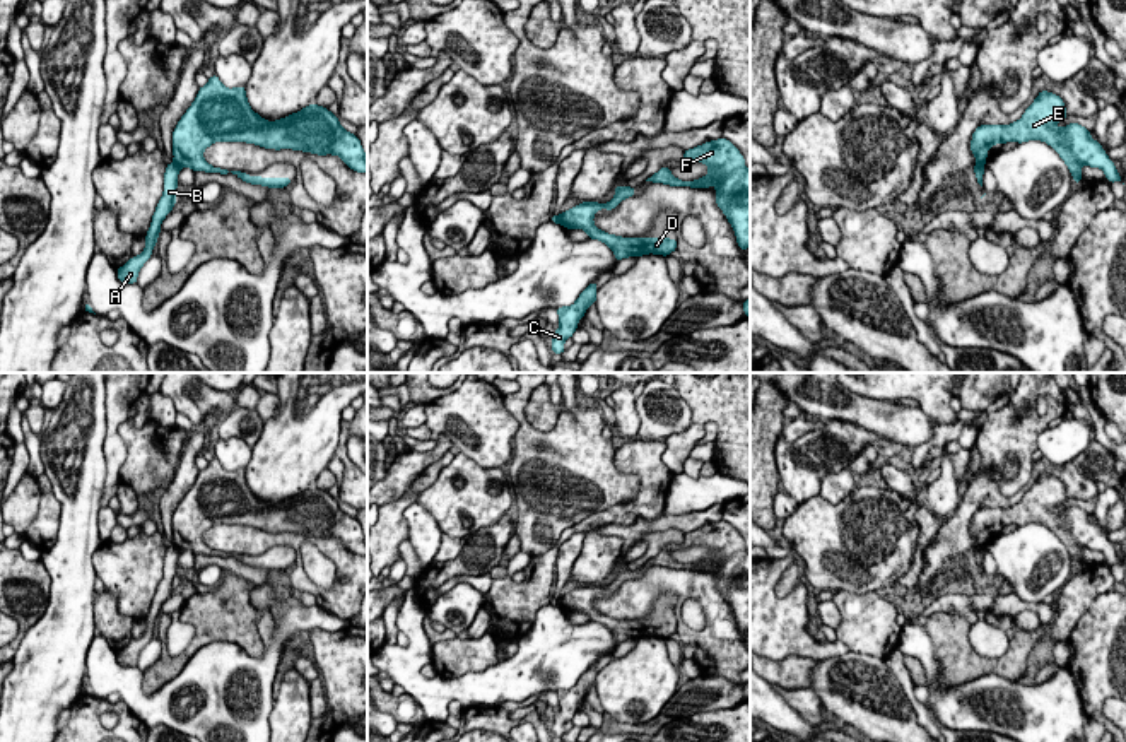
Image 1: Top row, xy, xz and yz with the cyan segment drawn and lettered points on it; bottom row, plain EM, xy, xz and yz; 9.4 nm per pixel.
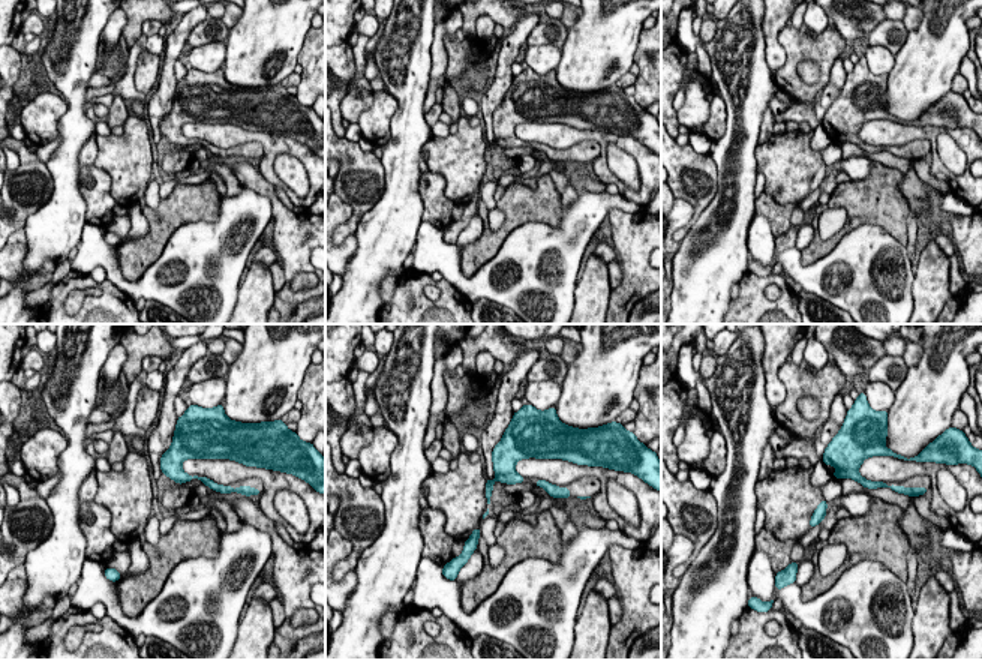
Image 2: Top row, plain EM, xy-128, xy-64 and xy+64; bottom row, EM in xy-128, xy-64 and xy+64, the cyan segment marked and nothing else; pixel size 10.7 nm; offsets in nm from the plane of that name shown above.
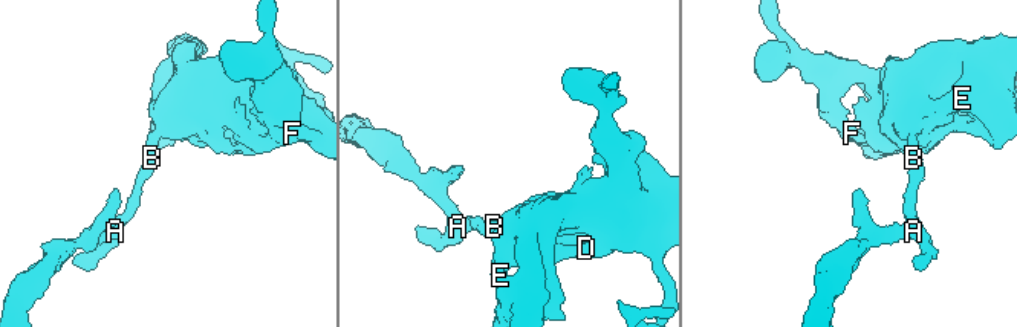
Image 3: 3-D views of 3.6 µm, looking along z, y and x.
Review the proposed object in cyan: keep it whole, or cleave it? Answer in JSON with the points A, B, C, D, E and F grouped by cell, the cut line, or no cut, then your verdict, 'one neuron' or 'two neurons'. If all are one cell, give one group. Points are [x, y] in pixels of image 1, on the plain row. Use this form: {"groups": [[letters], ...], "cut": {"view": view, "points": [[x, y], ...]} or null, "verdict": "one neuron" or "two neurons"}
{"groups": [["A", "B"], ["C", "D", "E", "F"]], "cut": {"view": "xy", "points": [[173, 546], [180, 549]]}, "verdict": "two neurons"}

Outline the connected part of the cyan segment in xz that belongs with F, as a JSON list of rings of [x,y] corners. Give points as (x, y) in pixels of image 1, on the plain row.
[[[721,520],[687,532],[680,547],[690,545],[707,547],[709,556],[701,562],[682,564],[665,549],[646,564],[690,571],[714,568],[716,588],[724,595],[740,633],[745,634],[750,629],[750,554],[745,551],[743,539],[730,523]]]

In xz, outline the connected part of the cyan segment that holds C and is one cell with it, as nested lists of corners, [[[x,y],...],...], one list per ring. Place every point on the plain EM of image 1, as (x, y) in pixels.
[[[593,663],[576,682],[572,689],[559,689],[559,706],[560,710],[554,715],[552,735],[562,737],[566,733],[564,723],[571,721],[578,713],[578,704],[586,698],[586,691],[596,686],[596,663]]]

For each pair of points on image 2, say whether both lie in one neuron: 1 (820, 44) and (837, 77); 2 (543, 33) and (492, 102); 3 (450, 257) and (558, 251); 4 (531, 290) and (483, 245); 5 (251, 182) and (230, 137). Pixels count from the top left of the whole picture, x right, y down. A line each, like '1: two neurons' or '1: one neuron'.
1: two neurons
2: two neurons
3: one neuron
4: two neurons
5: two neurons

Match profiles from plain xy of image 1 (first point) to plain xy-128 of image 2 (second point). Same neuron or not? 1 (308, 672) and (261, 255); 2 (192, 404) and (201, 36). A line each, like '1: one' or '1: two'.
1: one
2: two

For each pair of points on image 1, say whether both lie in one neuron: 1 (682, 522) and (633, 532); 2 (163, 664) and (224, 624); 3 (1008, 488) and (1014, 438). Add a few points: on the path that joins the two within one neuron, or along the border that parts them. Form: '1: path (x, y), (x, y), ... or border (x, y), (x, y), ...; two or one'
1: path (670, 522), (645, 527); one
2: path (178, 662), (209, 631); one
3: path (1020, 477), (1024, 474), (1024, 450); one

